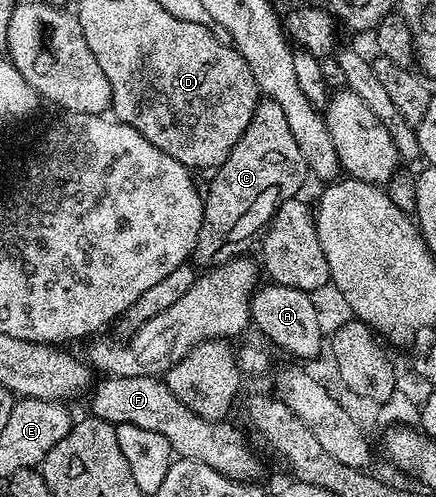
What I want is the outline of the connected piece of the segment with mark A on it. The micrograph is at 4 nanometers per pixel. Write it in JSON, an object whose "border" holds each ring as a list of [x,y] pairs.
{"border":[[[273,284],[259,285],[254,291],[253,298],[250,299],[250,321],[253,329],[258,329],[259,332],[267,338],[265,341],[269,343],[271,347],[279,346],[280,349],[287,350],[287,352],[294,357],[291,359],[302,360],[298,358],[316,357],[321,350],[323,353],[324,334],[322,338],[322,322],[318,319],[318,306],[310,298],[313,297],[304,290],[288,288],[287,286],[276,286]]]}

